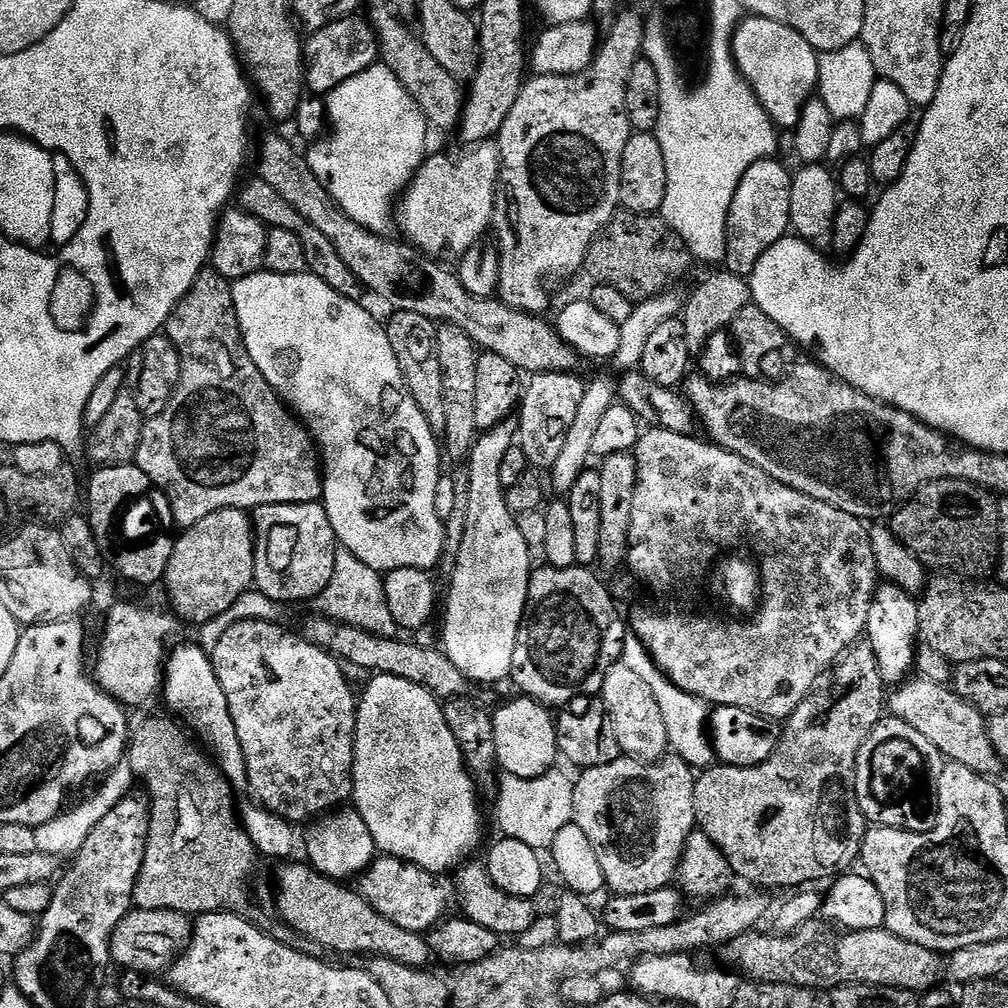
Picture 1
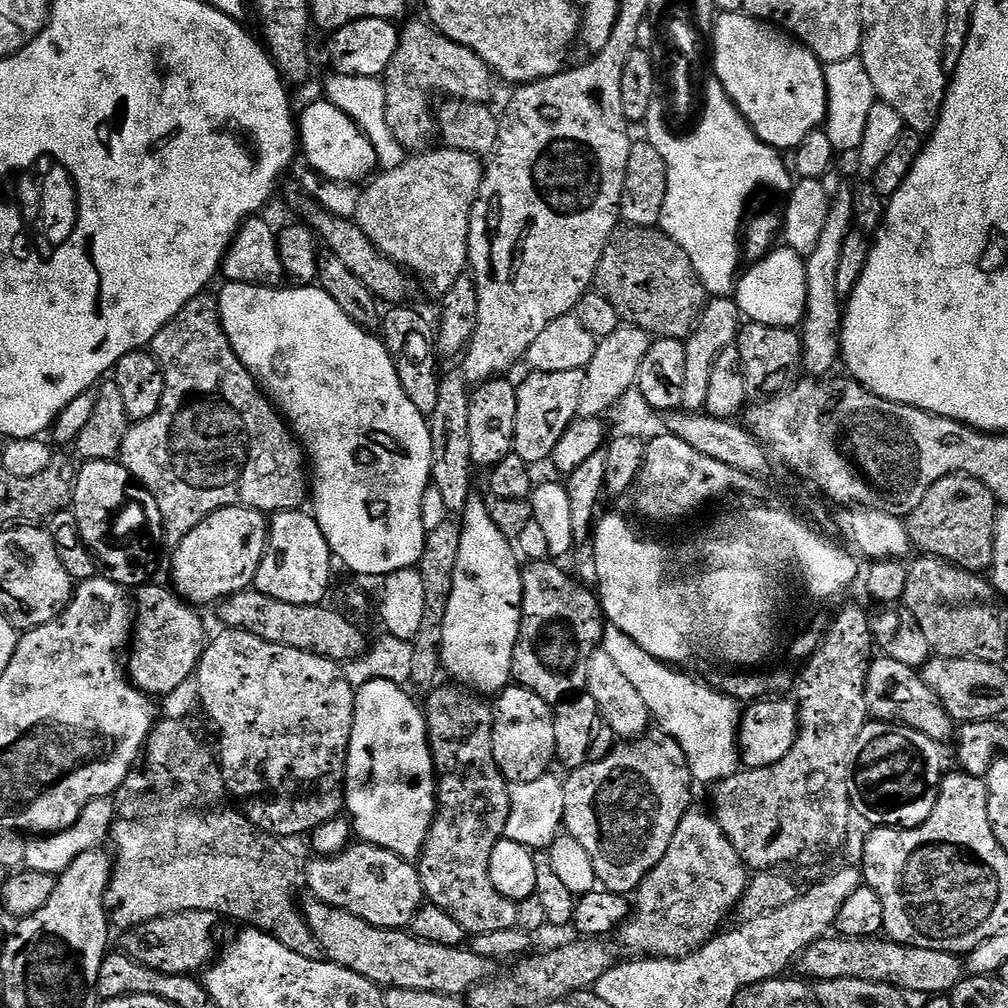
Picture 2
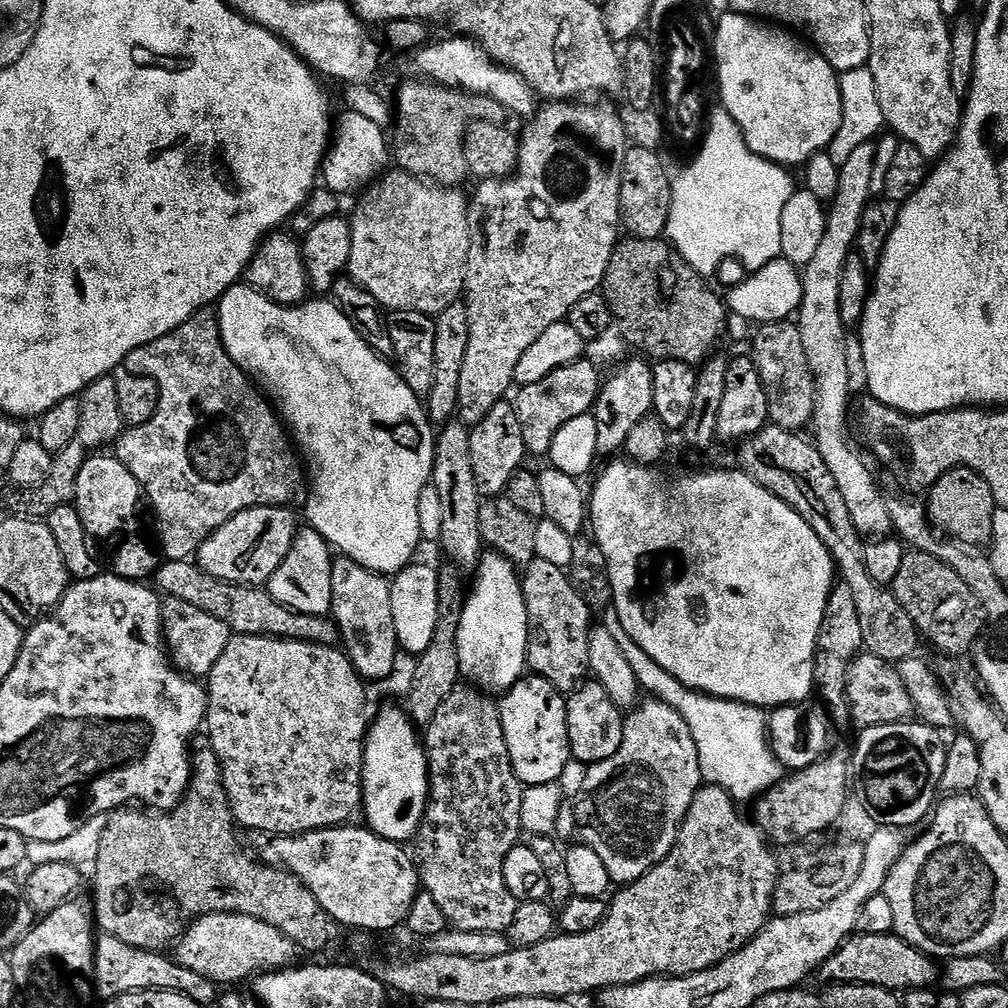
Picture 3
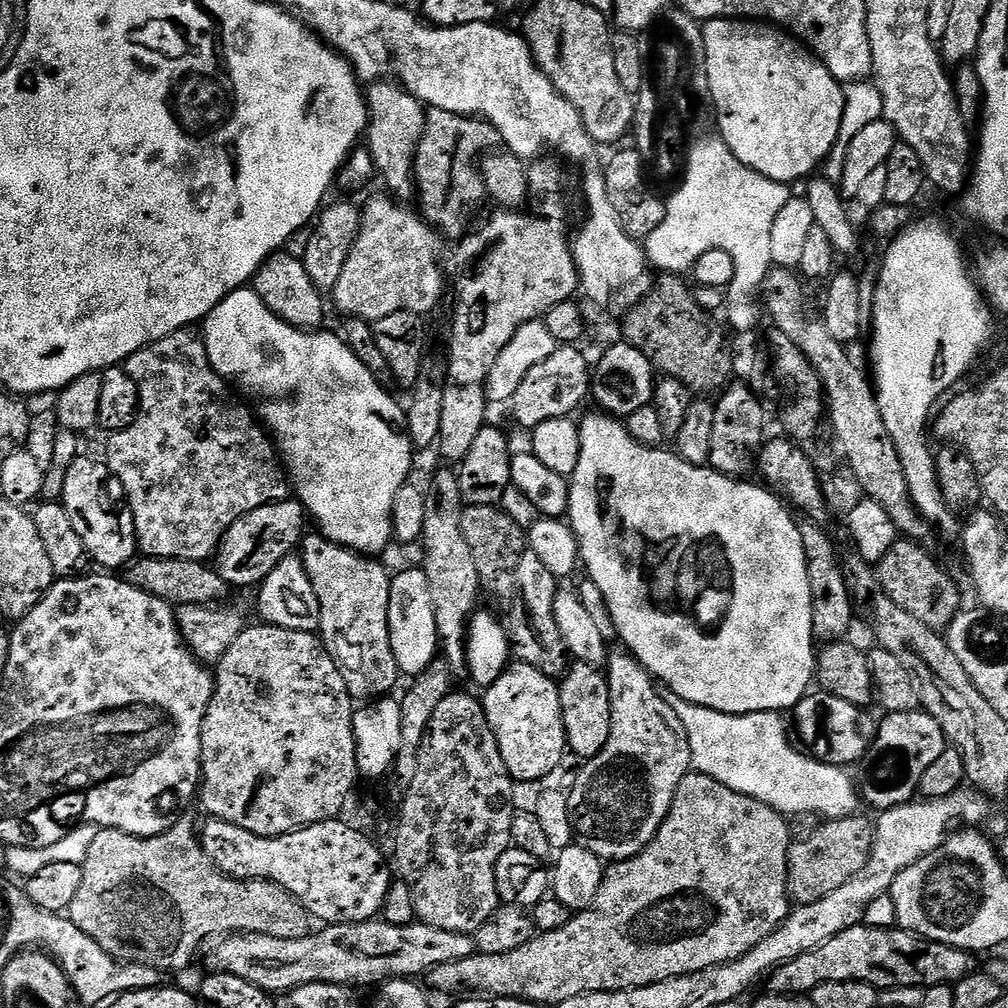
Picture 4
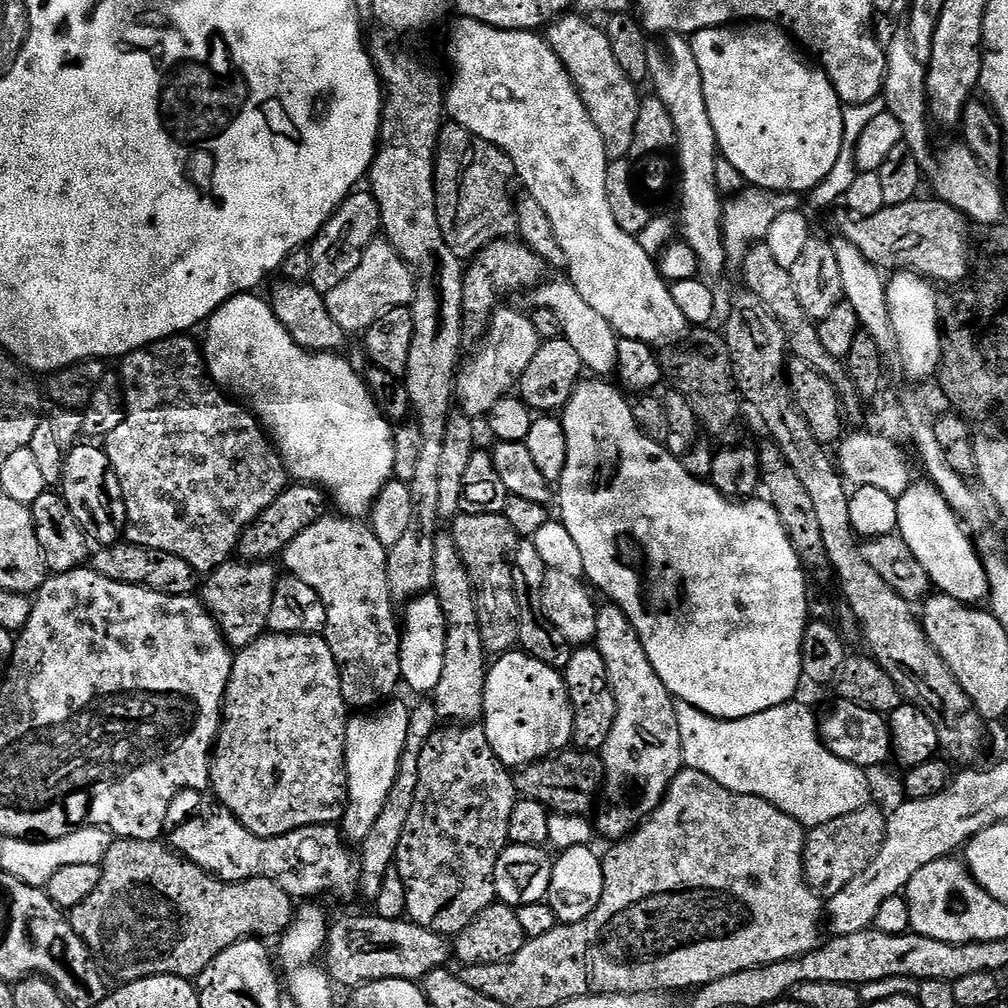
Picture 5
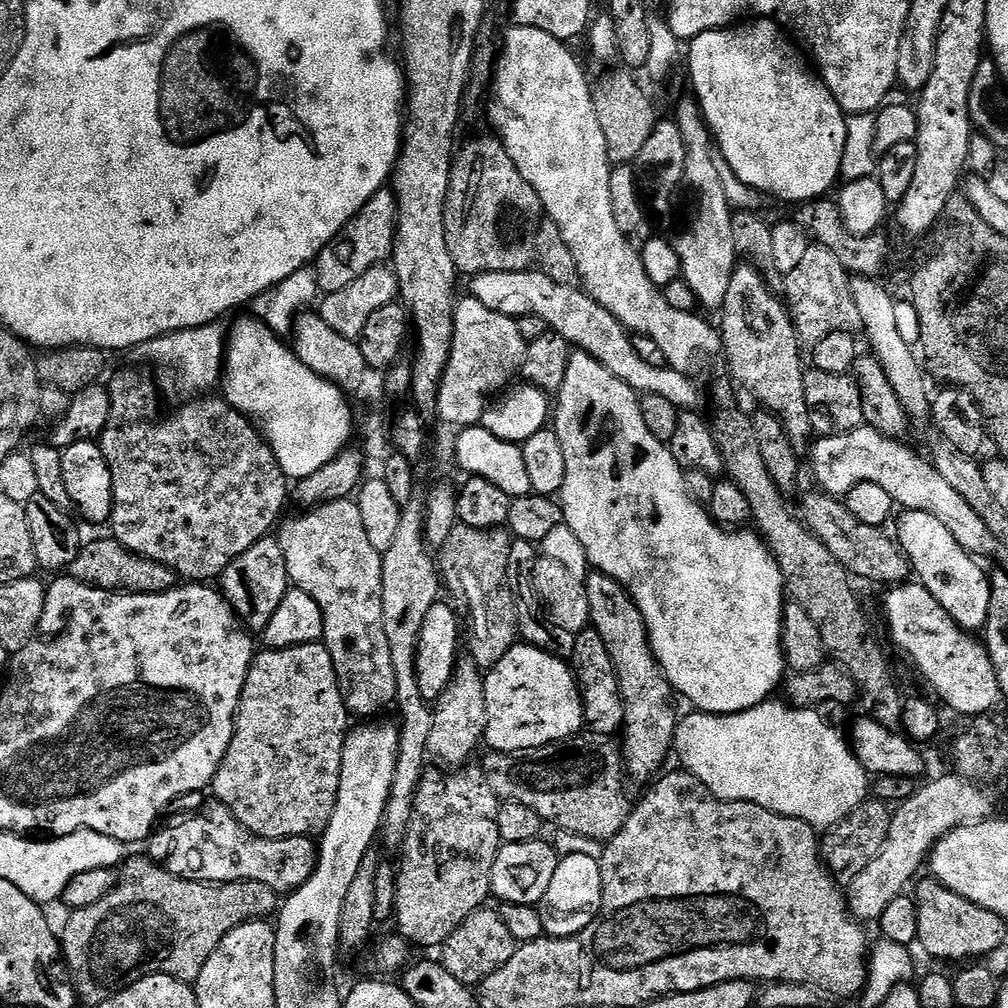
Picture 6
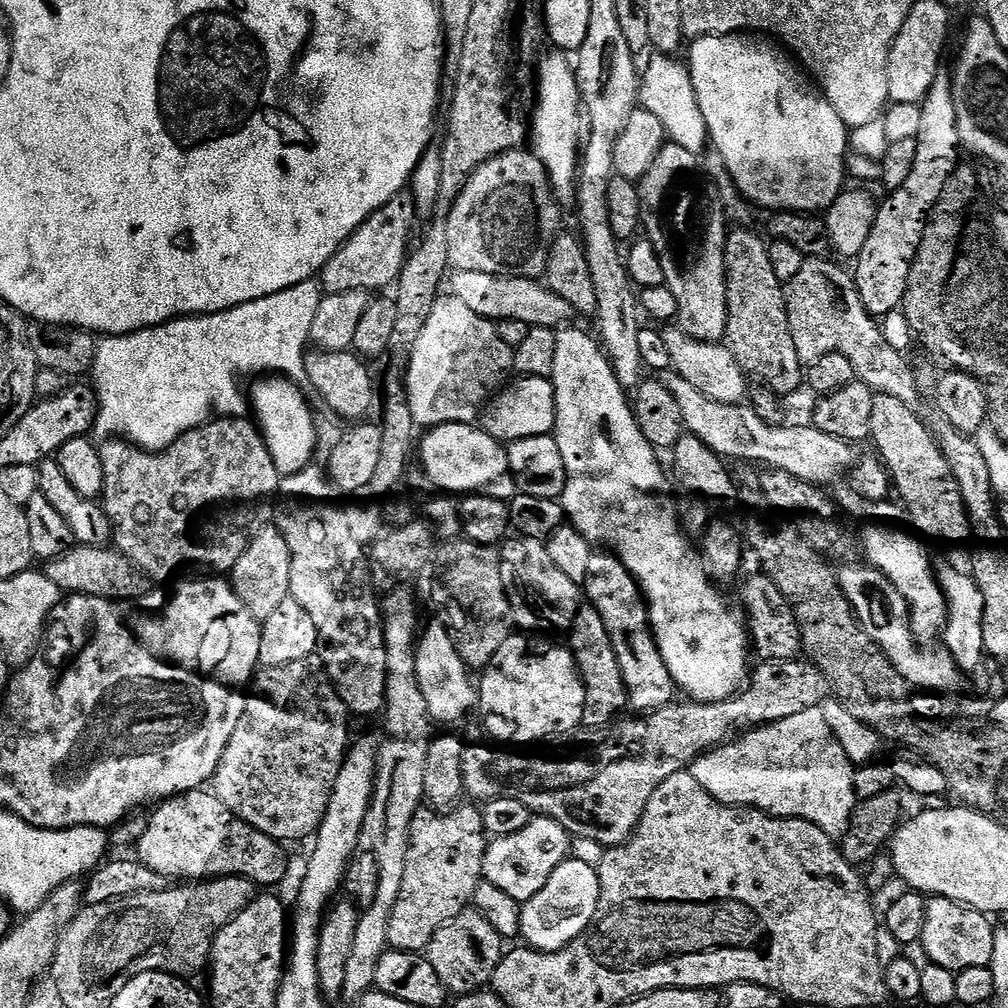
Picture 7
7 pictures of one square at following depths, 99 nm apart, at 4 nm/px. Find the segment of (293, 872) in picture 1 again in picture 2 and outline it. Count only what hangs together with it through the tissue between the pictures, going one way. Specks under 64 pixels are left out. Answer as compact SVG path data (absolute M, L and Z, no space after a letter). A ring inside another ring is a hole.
M308 898L302 904L302 911L331 963L354 970L354 974L362 974L362 978L384 990L405 988L460 998L483 984L494 972L493 961L482 958L482 954L468 946L438 946L419 940L408 930L370 926L370 922L315 898Z

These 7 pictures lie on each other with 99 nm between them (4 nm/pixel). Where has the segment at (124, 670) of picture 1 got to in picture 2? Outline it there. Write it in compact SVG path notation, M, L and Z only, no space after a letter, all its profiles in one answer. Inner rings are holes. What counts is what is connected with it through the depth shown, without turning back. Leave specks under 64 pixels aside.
M160 583L144 584L135 589L134 635L130 641L130 679L137 688L156 698L178 691L187 680L195 677L210 643L210 631L196 613L199 611L181 599L167 583Z

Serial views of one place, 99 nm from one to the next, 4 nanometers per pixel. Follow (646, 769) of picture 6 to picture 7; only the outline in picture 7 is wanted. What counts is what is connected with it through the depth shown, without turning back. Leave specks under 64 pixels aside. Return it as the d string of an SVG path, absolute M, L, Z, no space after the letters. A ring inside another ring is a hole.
M593 551L582 592L587 603L598 610L602 626L606 626L606 634L610 634L610 642L614 646L614 654L618 658L618 666L628 691L627 707L633 708L633 713L647 714L664 704L673 703L675 696L672 695L677 695L678 689L670 678L670 670L666 670L666 662L662 662L662 654L656 639L652 637L652 623L648 621L644 594L630 570L626 570L624 563L611 551Z

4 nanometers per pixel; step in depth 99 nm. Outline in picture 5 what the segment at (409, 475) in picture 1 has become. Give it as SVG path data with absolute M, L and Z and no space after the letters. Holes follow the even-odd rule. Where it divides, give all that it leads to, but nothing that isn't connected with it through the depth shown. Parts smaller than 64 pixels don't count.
M237 294L231 296L228 301L208 317L206 329L208 333L202 339L202 351L204 354L204 363L208 369L208 375L212 378L212 383L221 389L227 390L237 401L243 402L250 409L253 416L260 421L265 433L270 437L275 449L280 453L280 458L284 462L285 468L297 481L305 484L314 484L324 489L330 497L331 503L336 504L341 513L353 518L364 518L372 511L372 503L378 498L378 494L388 481L394 476L394 450L396 449L396 438L394 435L394 424L391 424L386 417L380 413L380 408L376 405L374 397L368 393L368 388L364 385L364 380L358 373L352 369L352 364L348 360L343 360L340 354L331 354L329 352L307 352L305 348L300 348L290 338L288 329L272 313L272 305L267 299L259 300L256 294Z

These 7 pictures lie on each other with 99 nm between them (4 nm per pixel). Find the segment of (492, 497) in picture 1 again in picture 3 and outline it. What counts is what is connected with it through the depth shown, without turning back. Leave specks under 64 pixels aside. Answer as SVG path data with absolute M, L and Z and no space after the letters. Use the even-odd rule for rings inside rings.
M487 551L481 555L476 570L472 590L463 601L457 631L460 675L475 687L500 696L523 679L527 669L528 607L519 573L504 556Z

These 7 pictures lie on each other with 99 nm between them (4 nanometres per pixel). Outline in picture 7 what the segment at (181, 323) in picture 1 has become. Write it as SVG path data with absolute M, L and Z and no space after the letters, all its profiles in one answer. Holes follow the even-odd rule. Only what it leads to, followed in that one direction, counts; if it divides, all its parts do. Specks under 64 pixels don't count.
M213 418L206 424L199 424L197 428L184 432L169 448L157 453L138 448L123 438L105 439L99 445L99 449L102 458L102 474L104 475L102 507L108 516L109 526L112 528L114 547L153 582L168 580L171 576L181 575L180 577L183 577L185 574L199 574L201 577L208 578L213 574L231 573L238 558L242 558L242 554L246 554L252 539L273 519L274 505L278 500L282 477L280 471L274 466L274 458L270 458L270 450L264 445L264 437L260 435L259 427L251 419Z

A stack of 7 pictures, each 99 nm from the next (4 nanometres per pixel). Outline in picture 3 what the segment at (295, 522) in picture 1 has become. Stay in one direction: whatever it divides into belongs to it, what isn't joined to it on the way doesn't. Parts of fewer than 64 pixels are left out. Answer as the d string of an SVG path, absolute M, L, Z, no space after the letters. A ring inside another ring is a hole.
M304 526L297 531L294 542L290 546L290 554L274 570L268 579L266 591L282 606L292 608L302 614L327 616L332 611L332 591L330 590L330 574L332 573L333 549L311 526Z

